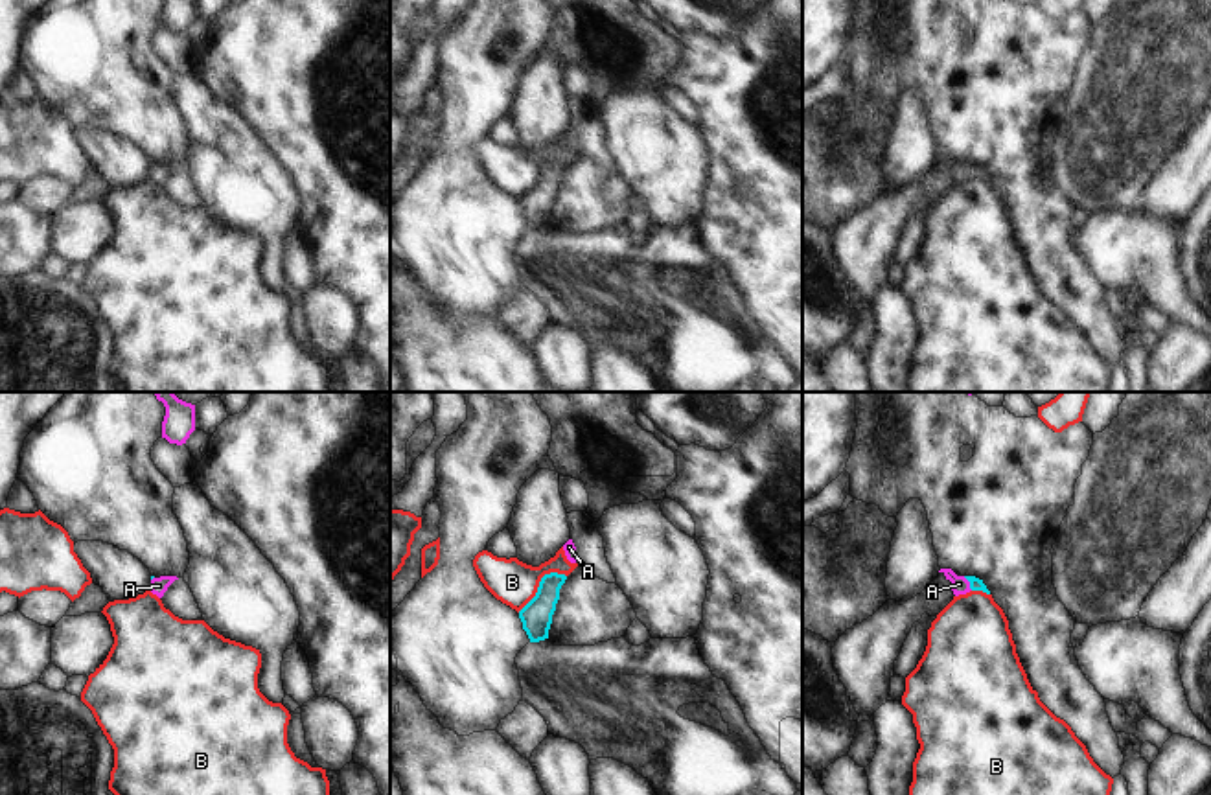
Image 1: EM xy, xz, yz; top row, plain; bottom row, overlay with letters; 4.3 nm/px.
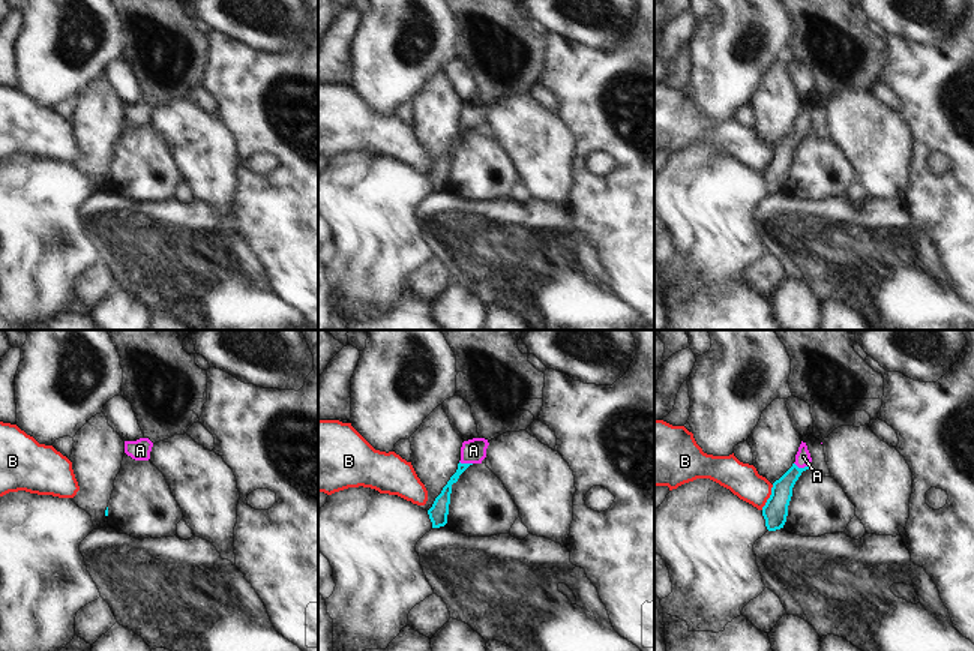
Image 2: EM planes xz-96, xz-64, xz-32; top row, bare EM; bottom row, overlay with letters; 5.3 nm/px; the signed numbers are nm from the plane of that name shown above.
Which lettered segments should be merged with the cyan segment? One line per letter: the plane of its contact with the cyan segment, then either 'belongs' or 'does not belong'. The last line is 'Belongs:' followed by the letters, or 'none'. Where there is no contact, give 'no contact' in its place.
A: yz | belongs
B: xz | does not belong
Belongs: A

